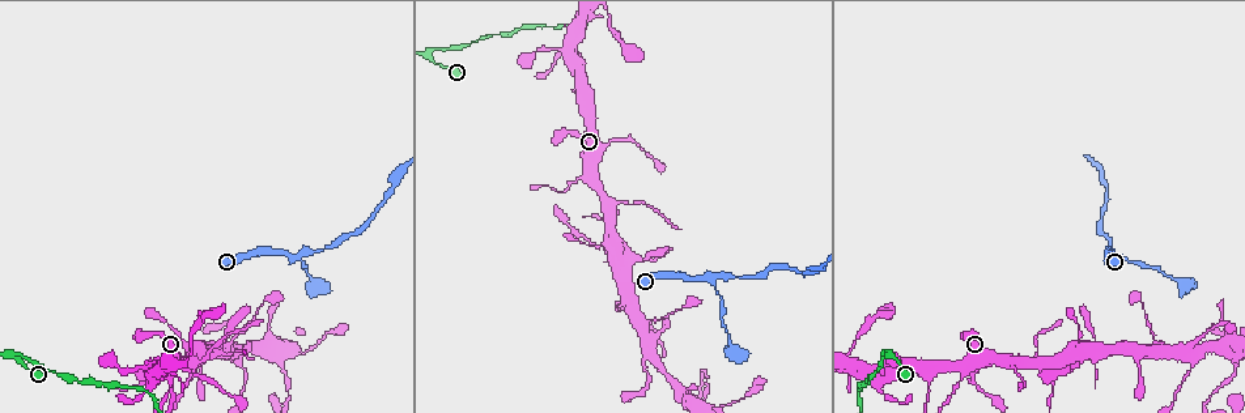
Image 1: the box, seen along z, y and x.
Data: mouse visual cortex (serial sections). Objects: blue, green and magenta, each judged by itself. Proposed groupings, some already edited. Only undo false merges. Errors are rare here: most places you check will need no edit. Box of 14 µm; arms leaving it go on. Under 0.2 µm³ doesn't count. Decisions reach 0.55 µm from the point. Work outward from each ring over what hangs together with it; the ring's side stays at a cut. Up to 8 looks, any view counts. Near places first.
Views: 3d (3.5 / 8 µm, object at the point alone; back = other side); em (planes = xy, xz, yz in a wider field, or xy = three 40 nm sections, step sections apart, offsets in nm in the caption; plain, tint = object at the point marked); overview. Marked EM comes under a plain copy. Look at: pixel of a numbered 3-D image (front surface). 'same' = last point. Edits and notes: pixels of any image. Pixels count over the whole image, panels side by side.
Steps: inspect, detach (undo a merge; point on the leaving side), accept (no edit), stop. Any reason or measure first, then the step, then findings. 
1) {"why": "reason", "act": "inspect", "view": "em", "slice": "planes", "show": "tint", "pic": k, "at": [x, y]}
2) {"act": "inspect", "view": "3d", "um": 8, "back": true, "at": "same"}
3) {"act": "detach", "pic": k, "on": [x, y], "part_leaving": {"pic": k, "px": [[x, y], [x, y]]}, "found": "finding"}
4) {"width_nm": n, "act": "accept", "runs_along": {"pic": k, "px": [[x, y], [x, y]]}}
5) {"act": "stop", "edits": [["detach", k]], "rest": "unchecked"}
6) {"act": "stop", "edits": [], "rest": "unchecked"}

{"why": "calibre changes", "act": "inspect", "view": "3d", "um": 3.5, "pic": 1, "at": [964, 374]}

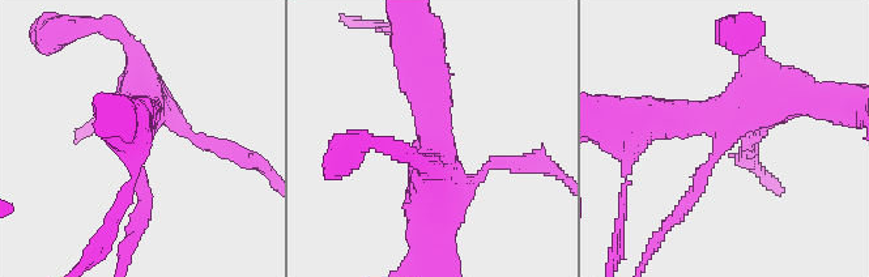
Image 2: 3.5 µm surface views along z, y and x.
{"arms": 3, "arm_widths_nm": [200, 450, 450], "why": "shape alone is not enough", "act": "inspect", "view": "em", "slice": "xy", "step": 3, "show": "tint", "pic": 2, "at": [723, 143]}

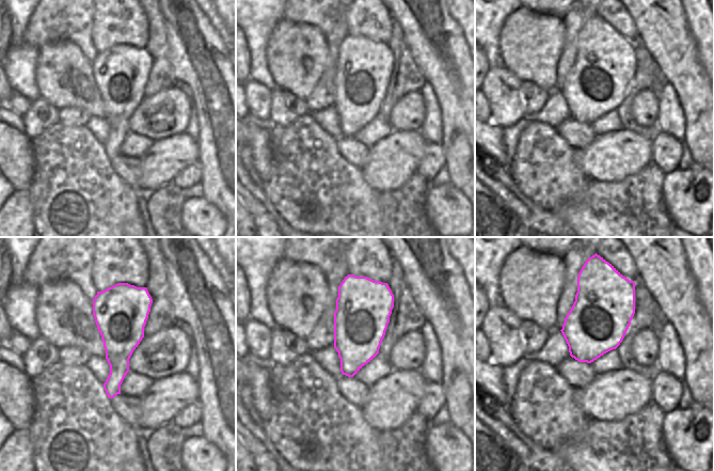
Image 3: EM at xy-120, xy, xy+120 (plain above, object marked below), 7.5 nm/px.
{"act": "accept", "runs_along": {"pic": 2, "px": [[757, 72], [673, 217]]}, "found": "one cell here"}

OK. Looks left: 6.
{"why": "abrupt turn", "act": "inspect", "view": "3d", "um": 3.5, "pic": 1, "at": [884, 354]}

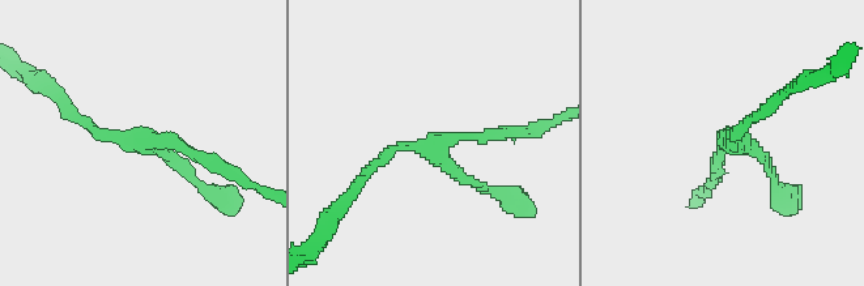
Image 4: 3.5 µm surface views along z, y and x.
{"act": "inspect", "view": "em", "slice": "xy", "step": 5, "show": "tint", "pic": 4, "at": [449, 142]}

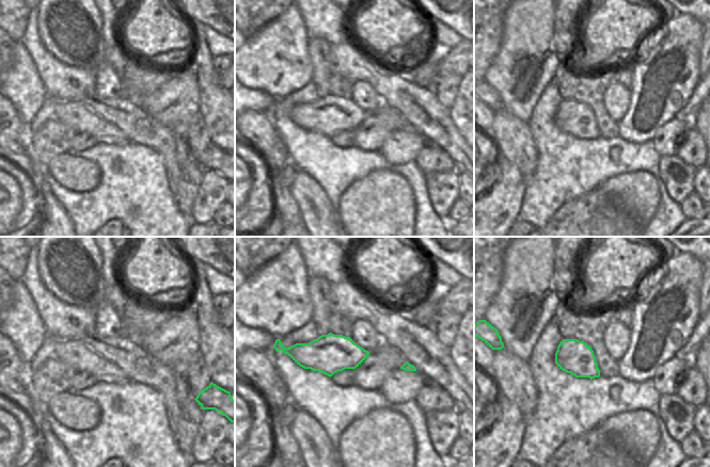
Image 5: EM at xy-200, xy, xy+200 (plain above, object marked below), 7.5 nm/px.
{"act": "inspect", "view": "em", "slice": "xy", "step": 3, "show": "tint", "at": "same"}

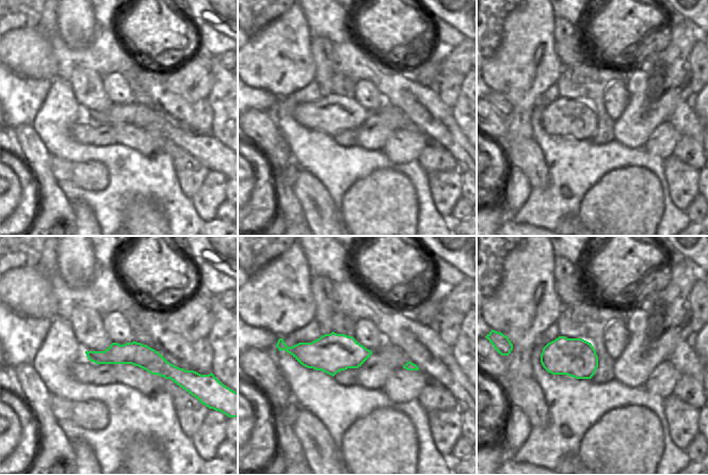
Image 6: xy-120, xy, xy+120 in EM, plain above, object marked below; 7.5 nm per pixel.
{"act": "accept", "found": "one cell here"}

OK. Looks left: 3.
{"why": "a fork", "act": "inspect", "view": "em", "slice": "xy", "step": 3, "show": "tint", "pic": 1, "at": [1053, 362]}

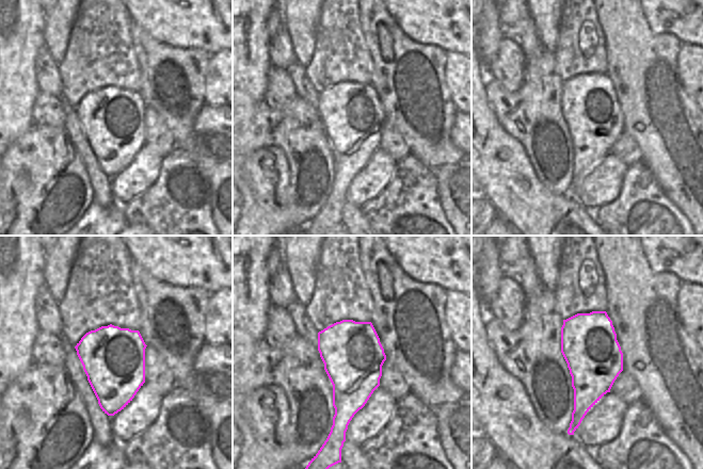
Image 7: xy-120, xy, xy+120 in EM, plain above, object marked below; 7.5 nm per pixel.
{"why": "wider look", "act": "inspect", "view": "3d", "um": 3.5, "at": "same"}

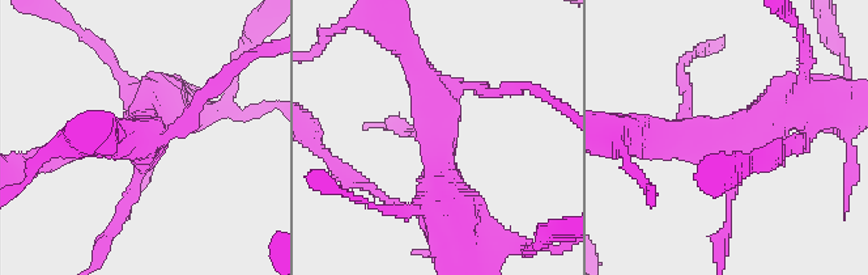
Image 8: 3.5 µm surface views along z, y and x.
{"act": "accept", "runs_along": {"pic": 8, "px": [[412, 59], [456, 214]]}, "found": "continuous, no second cell"}

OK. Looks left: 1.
{"act": "stop", "edits": [], "rest": "unchecked"}

